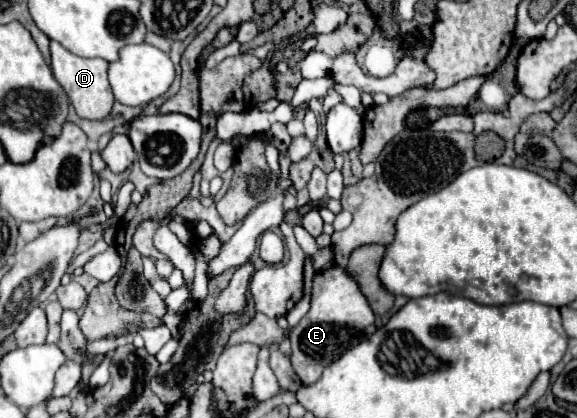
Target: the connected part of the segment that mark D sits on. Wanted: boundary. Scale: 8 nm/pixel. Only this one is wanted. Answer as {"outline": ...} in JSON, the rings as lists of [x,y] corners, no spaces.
{"outline":[[[50,42],[50,54],[52,54],[52,62],[50,62],[52,74],[60,82],[60,86],[66,90],[76,114],[88,120],[104,120],[106,116],[110,116],[114,106],[114,94],[108,84],[108,62],[100,58],[80,58],[68,52],[58,42]]]}

